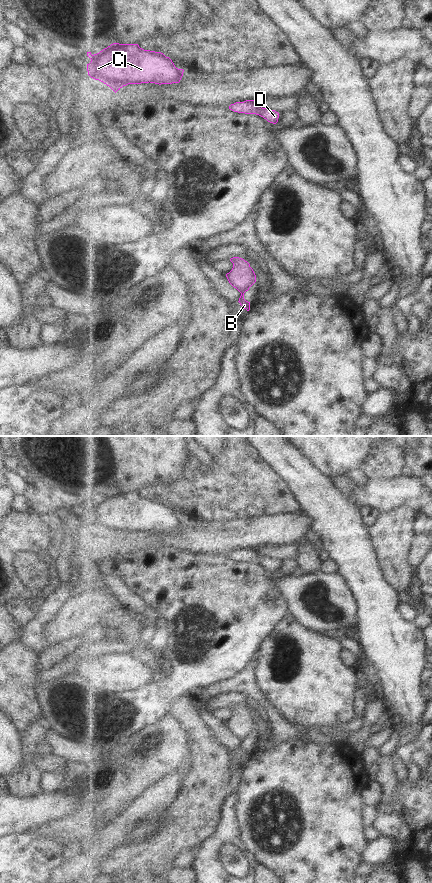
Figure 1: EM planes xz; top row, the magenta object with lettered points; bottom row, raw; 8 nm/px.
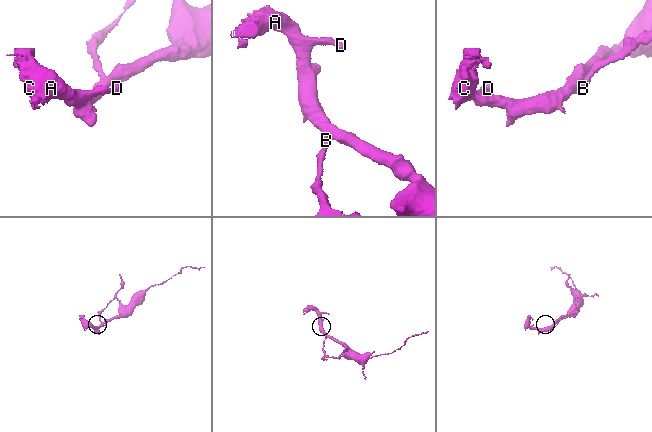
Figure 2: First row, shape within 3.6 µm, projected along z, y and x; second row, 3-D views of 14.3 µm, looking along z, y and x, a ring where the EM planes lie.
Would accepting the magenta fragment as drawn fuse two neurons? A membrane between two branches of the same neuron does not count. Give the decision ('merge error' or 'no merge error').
merge error

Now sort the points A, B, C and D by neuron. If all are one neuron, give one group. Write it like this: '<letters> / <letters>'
A C D / B

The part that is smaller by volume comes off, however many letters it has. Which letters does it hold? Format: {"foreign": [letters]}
{"foreign": ["B"]}

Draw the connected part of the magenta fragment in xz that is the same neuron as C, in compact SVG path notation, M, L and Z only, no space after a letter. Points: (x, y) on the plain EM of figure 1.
M113 491L97 502L87 500L91 510L87 512L88 523L109 534L115 541L128 532L155 531L172 532L179 531L183 524L183 517L175 515L169 505L161 500L144 498L138 492Z

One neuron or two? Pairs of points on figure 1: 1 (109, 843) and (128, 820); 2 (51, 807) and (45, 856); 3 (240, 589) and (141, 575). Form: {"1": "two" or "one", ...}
{"1": "one", "2": "two", "3": "one"}

